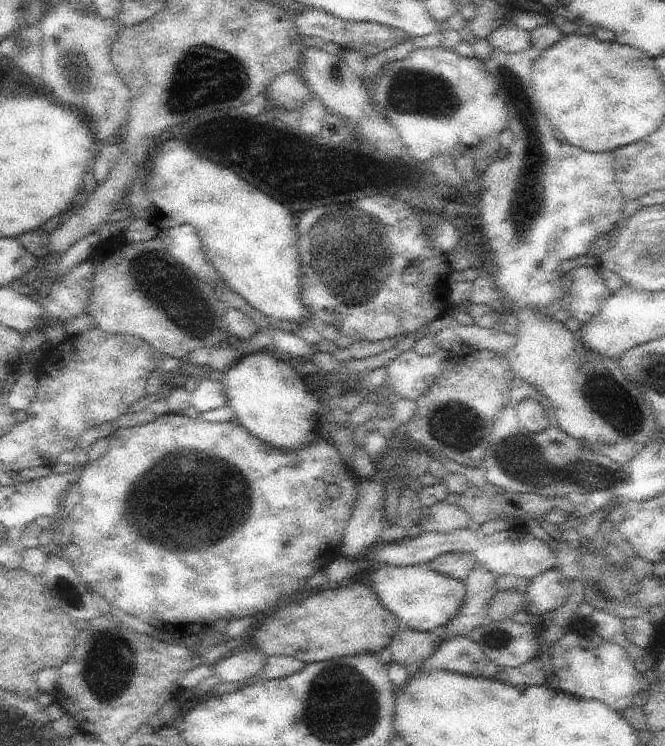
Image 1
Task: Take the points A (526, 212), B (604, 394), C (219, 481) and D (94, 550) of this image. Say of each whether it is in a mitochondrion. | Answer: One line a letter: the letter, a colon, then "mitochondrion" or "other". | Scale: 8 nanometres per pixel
A: mitochondrion
B: mitochondrion
C: mitochondrion
D: other

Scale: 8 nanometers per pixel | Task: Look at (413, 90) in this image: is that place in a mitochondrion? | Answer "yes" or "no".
yes

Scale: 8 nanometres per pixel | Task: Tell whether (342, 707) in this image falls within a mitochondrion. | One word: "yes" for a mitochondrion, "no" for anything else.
yes

